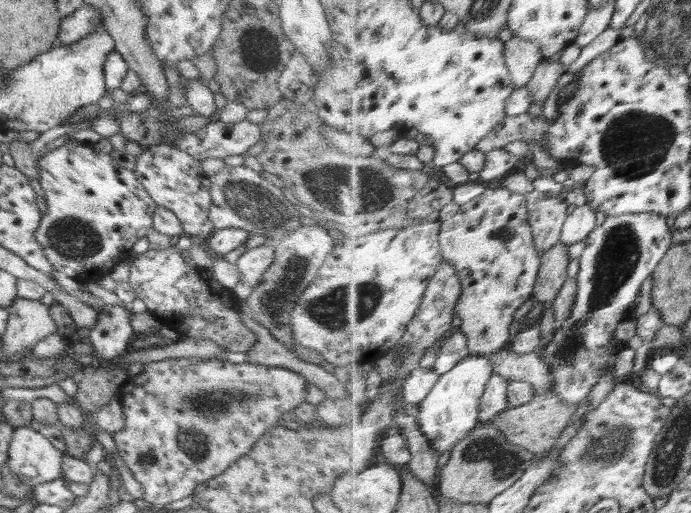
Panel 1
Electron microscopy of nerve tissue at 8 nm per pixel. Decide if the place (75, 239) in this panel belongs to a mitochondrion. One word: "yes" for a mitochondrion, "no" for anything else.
yes

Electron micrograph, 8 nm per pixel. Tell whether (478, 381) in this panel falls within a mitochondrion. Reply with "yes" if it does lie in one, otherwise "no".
no

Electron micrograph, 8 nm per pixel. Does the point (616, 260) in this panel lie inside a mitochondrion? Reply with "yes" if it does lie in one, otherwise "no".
yes

